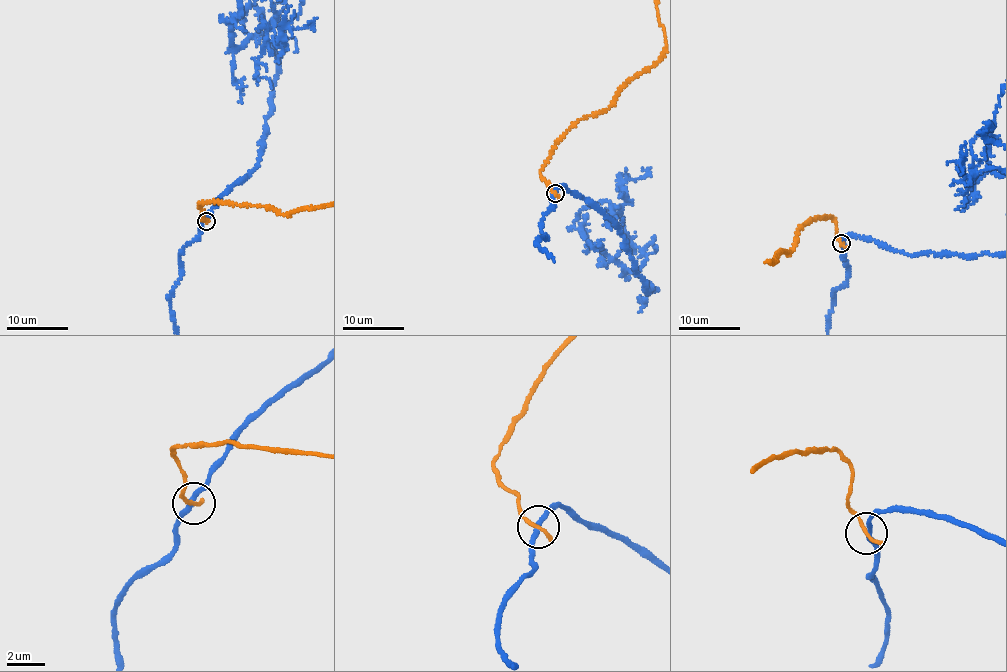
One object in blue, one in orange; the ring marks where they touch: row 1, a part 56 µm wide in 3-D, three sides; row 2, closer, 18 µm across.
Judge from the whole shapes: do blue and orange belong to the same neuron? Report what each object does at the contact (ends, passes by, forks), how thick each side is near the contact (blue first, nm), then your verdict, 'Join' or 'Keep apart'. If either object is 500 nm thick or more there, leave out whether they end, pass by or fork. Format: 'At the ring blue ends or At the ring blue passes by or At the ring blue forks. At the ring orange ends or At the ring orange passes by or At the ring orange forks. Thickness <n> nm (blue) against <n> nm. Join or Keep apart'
At the ring blue passes by. At the ring orange ends. Thickness 240 nm (blue) against 280 nm. Keep apart

